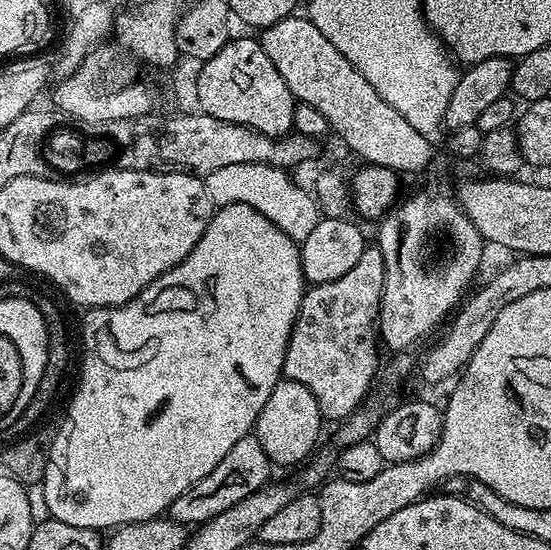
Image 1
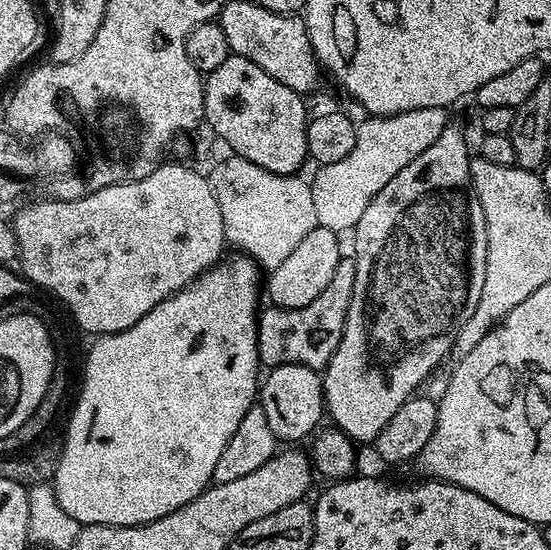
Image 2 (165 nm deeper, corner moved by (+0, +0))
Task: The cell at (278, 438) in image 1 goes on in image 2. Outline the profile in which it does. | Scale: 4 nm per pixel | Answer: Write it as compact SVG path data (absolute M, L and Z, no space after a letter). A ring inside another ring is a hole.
M301 364L273 368L263 377L258 389L258 407L266 414L266 422L270 422L270 430L274 430L277 441L307 441L321 427L320 419L326 416L324 377L317 369Z

